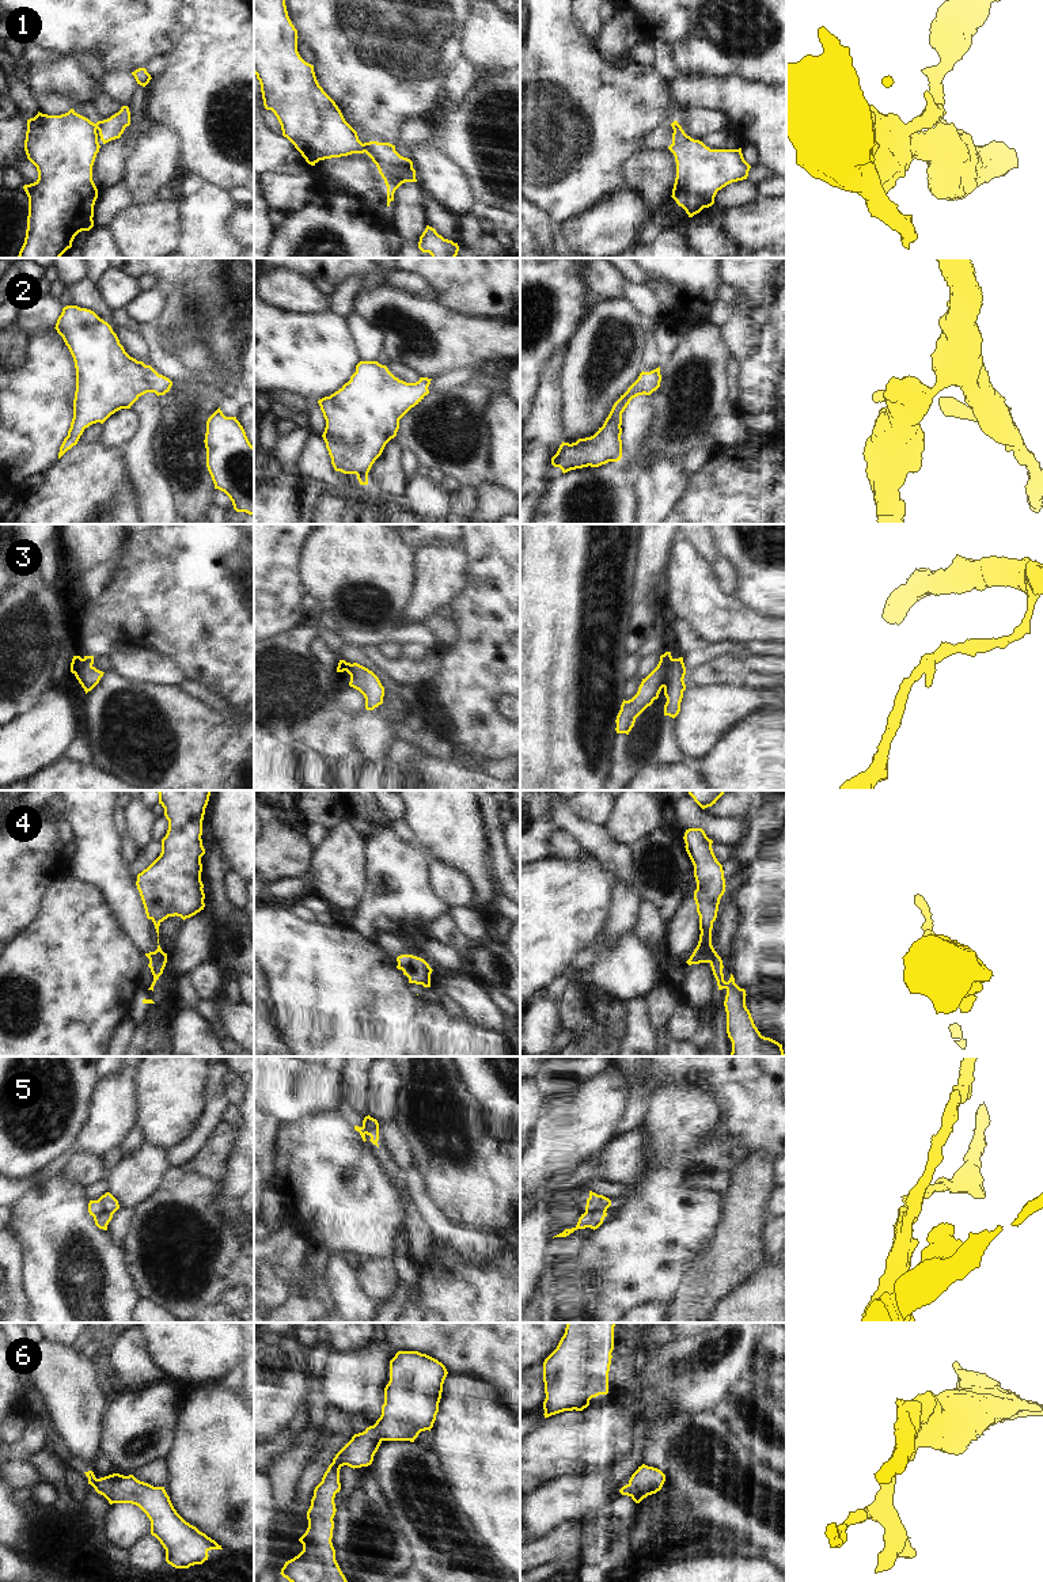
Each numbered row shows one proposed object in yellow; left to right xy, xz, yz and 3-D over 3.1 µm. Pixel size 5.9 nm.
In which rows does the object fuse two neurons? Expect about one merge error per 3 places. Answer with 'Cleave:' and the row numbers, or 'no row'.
Cleave: 1, 4, 5

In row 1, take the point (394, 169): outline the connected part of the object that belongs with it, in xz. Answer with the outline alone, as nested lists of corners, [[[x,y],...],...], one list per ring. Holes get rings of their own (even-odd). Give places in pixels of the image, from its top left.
[[[369,141],[363,144],[364,152],[376,164],[387,186],[387,206],[394,201],[395,190],[405,182],[417,182],[413,162],[401,156],[390,143]]]

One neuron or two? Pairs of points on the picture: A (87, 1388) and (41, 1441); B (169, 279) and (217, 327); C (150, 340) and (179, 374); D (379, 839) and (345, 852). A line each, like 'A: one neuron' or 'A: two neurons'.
A: two neurons
B: one neuron
C: one neuron
D: two neurons

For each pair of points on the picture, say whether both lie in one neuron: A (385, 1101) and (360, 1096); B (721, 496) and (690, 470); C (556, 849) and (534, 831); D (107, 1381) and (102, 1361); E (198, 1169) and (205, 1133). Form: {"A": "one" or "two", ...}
{"A": "two", "B": "two", "C": "two", "D": "one", "E": "two"}

